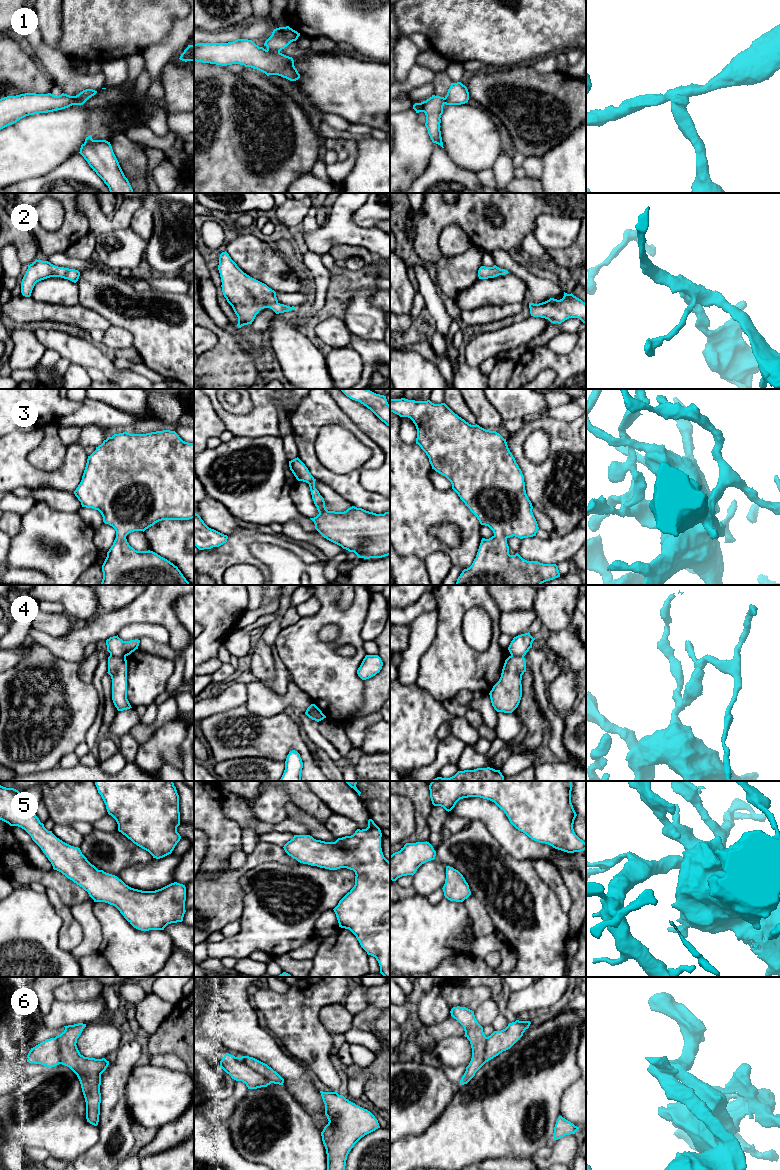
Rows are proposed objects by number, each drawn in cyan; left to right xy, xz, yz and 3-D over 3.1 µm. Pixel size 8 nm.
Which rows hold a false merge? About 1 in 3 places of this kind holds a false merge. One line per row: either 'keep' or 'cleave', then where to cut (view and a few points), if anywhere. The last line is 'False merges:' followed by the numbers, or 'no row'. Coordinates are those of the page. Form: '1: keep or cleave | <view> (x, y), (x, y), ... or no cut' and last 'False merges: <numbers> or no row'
1: cleave | xz (267, 49), (279, 52)
2: keep | no cut
3: keep | no cut
4: cleave | xy (110, 654), (125, 657)
5: keep | no cut
6: keep | no cut
False merges: 1, 4

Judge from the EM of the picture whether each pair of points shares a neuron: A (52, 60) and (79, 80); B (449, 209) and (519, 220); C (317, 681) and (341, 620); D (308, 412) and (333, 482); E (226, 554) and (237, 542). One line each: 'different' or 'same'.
A: same
B: same
C: same
D: same
E: same

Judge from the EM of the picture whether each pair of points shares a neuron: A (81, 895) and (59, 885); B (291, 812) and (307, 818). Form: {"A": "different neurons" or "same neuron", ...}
{"A": "same neuron", "B": "same neuron"}

